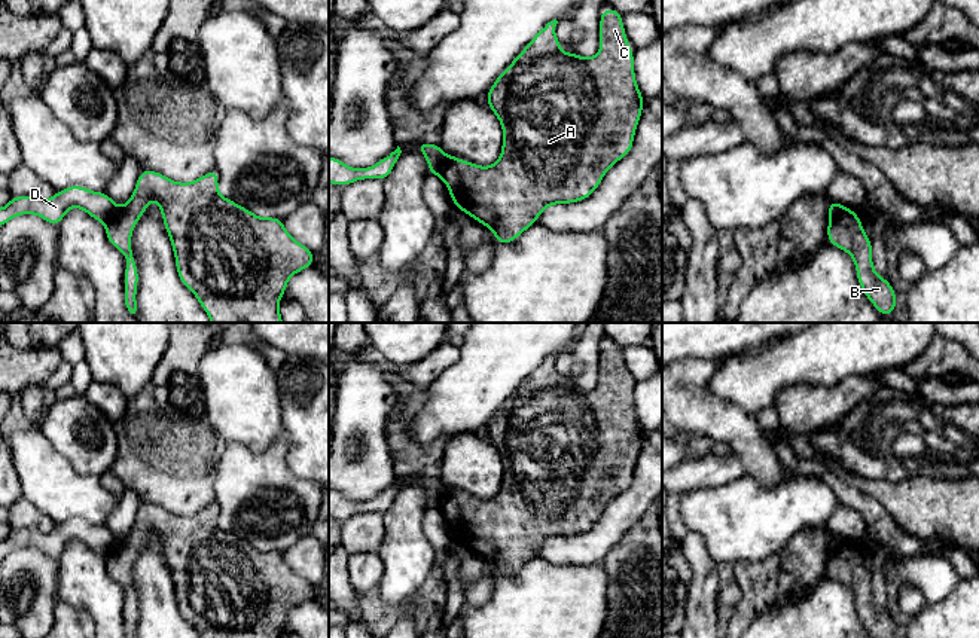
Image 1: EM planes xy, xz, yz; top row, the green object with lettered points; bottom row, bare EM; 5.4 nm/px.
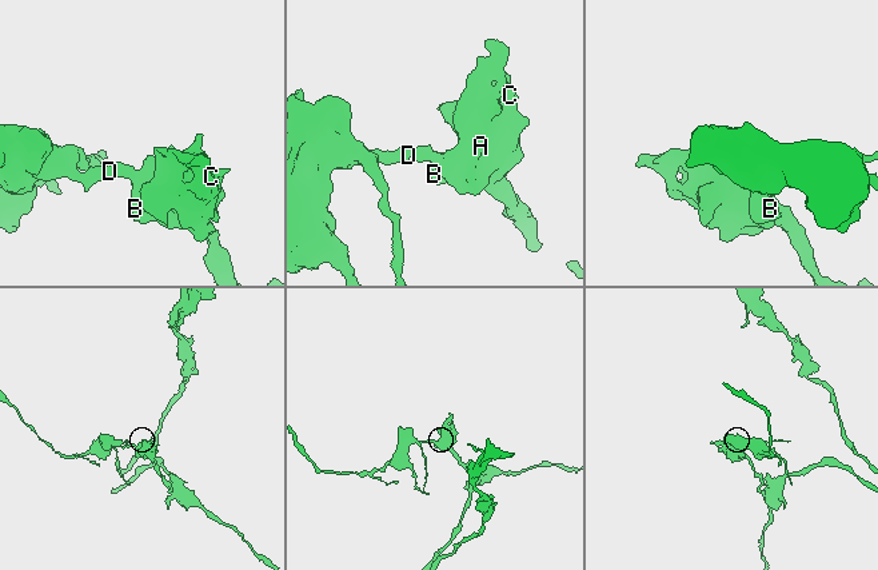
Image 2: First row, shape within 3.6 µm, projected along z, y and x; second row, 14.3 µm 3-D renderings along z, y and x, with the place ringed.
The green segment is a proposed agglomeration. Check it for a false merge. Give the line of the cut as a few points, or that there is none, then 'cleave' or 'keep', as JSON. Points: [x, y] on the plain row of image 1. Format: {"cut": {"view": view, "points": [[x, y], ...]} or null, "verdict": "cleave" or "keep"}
{"cut": {"view": "yz", "points": [[847, 542], [829, 553]]}, "verdict": "cleave"}

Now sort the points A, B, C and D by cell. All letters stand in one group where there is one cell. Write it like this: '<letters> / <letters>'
A B C / D

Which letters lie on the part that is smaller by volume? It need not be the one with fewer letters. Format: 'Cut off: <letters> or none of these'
Cut off: D

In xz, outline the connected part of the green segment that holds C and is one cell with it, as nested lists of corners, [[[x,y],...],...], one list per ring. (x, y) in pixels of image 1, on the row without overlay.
[[[614,341],[601,342],[601,384],[592,391],[583,391],[576,385],[564,387],[555,369],[556,357],[556,352],[548,355],[500,406],[487,427],[487,437],[503,461],[500,492],[491,500],[479,500],[458,489],[448,489],[439,506],[455,541],[491,562],[495,567],[495,577],[513,576],[536,558],[546,540],[589,531],[601,518],[607,503],[632,483],[635,461],[646,433],[635,413],[634,387],[626,375],[622,347]]]

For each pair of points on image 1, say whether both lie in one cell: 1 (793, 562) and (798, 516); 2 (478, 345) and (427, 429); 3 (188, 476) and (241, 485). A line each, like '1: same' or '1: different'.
1: different
2: same
3: different

